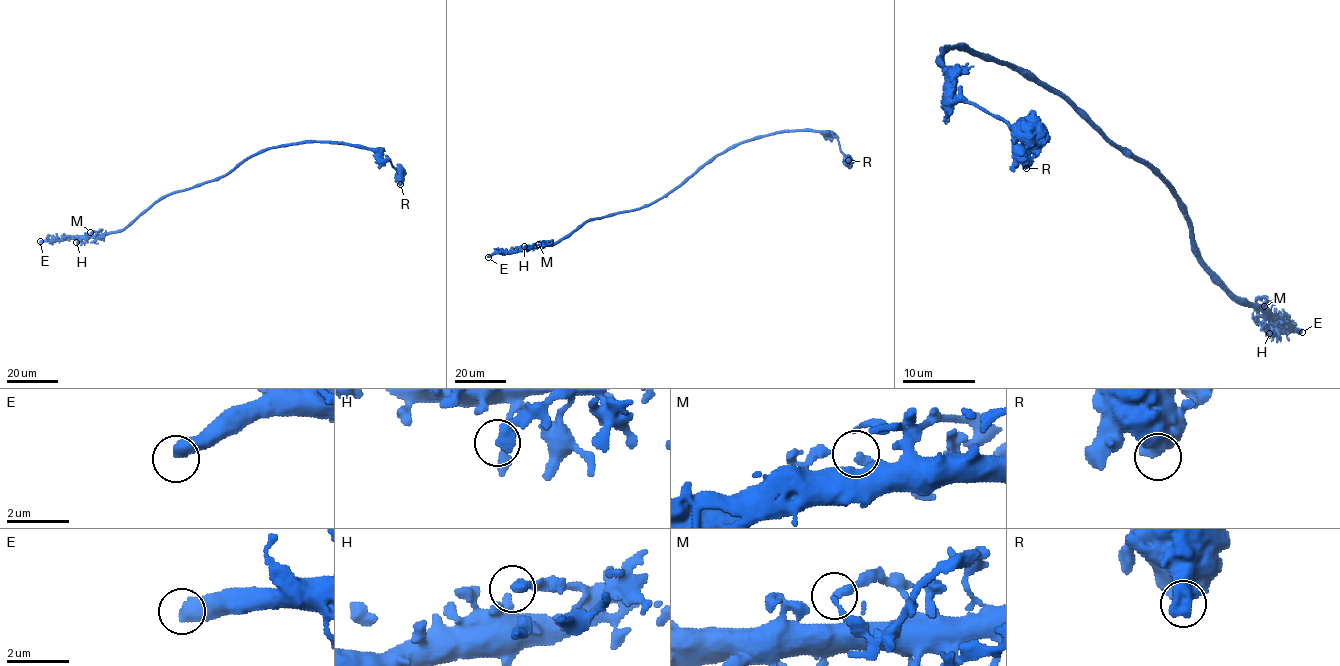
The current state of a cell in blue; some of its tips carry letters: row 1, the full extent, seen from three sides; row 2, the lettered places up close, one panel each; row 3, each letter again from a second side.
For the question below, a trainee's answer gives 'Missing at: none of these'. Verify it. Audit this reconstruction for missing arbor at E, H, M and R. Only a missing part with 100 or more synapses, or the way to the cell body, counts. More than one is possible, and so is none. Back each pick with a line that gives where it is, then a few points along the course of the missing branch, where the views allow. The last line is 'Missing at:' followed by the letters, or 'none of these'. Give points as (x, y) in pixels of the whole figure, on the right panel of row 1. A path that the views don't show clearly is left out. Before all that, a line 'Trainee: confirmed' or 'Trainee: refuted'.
Trainee: refuted
E: (1302, 332)
Missing at: E

